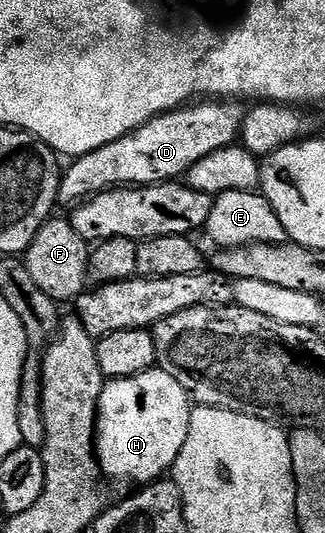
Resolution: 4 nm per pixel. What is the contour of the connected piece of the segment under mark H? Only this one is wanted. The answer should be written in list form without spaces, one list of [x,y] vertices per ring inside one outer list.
[[[152,369],[133,377],[106,380],[99,398],[95,433],[95,458],[99,461],[100,472],[115,483],[139,483],[135,485],[146,485],[164,478],[174,468],[185,445],[185,437],[189,437],[192,410],[191,396],[164,371]]]

